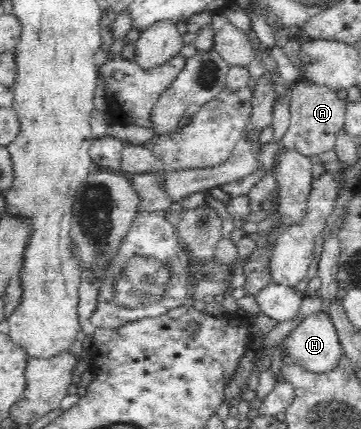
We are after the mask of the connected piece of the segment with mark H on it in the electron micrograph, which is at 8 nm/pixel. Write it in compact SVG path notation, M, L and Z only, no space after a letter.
M318 311L307 315L280 343L285 345L285 351L299 365L318 376L339 368L339 364L341 364L341 360L345 356L341 339L337 334L337 328L335 328L335 324L333 324L333 320L331 320L331 316L327 314L327 311Z

